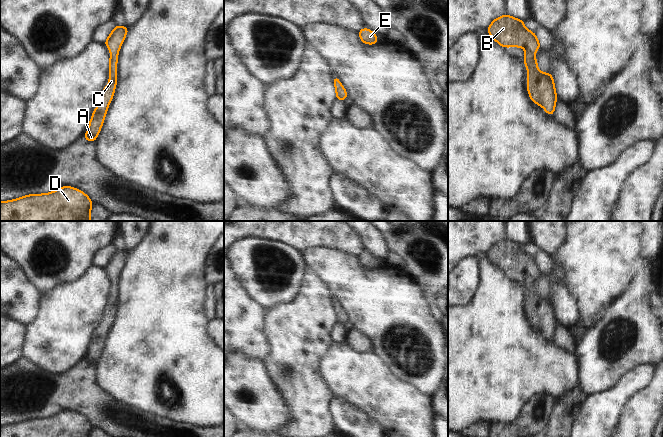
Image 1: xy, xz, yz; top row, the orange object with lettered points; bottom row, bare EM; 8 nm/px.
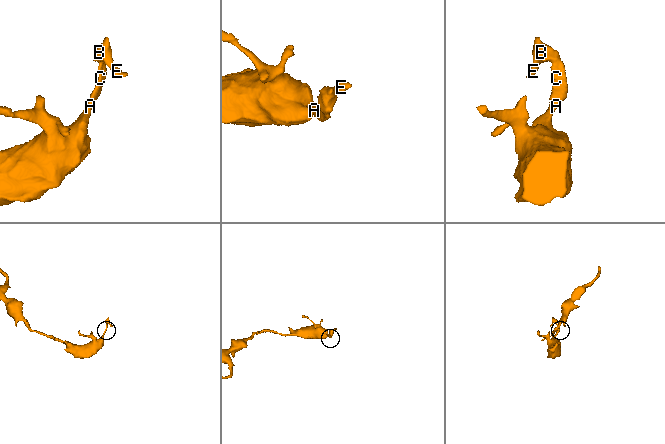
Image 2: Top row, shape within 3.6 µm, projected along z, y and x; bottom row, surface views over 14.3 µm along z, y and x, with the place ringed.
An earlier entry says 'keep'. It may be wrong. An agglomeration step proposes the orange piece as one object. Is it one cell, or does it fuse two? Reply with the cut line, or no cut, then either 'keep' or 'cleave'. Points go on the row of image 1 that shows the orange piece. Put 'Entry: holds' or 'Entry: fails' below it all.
no cut; keep
Entry: holds

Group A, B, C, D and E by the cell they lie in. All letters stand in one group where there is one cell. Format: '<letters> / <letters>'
A B C D E

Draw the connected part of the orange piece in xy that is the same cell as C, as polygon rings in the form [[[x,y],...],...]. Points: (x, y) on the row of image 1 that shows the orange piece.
[[[115,26],[104,43],[105,46],[109,47],[109,52],[112,54],[112,56],[109,57],[109,84],[106,85],[103,89],[101,102],[97,105],[93,112],[91,120],[89,122],[89,127],[84,136],[84,139],[90,142],[95,142],[105,120],[105,115],[109,104],[113,98],[117,84],[116,71],[118,53],[127,33],[128,28],[126,26]]]

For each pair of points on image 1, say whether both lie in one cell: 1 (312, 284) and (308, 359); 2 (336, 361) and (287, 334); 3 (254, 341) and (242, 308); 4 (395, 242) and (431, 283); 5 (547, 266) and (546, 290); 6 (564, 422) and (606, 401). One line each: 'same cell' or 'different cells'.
1: same cell
2: different cells
3: same cell
4: same cell
5: different cells
6: different cells

